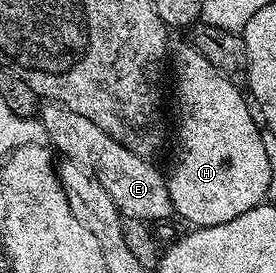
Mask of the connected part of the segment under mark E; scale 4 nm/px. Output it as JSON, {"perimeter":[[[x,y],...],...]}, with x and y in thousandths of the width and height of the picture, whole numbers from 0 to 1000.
{"perimeter":[[[163,381],[145,392],[141,440],[163,473],[174,531],[225,582],[297,608],[337,641],[373,689],[388,689],[388,718],[438,773],[453,799],[500,799],[507,813],[565,821],[594,799],[627,799],[634,773],[612,714],[612,674],[594,634],[580,637],[536,579],[511,579],[489,557],[446,542],[359,454],[330,454],[315,425],[286,425],[286,410],[257,410],[217,381]]]}

